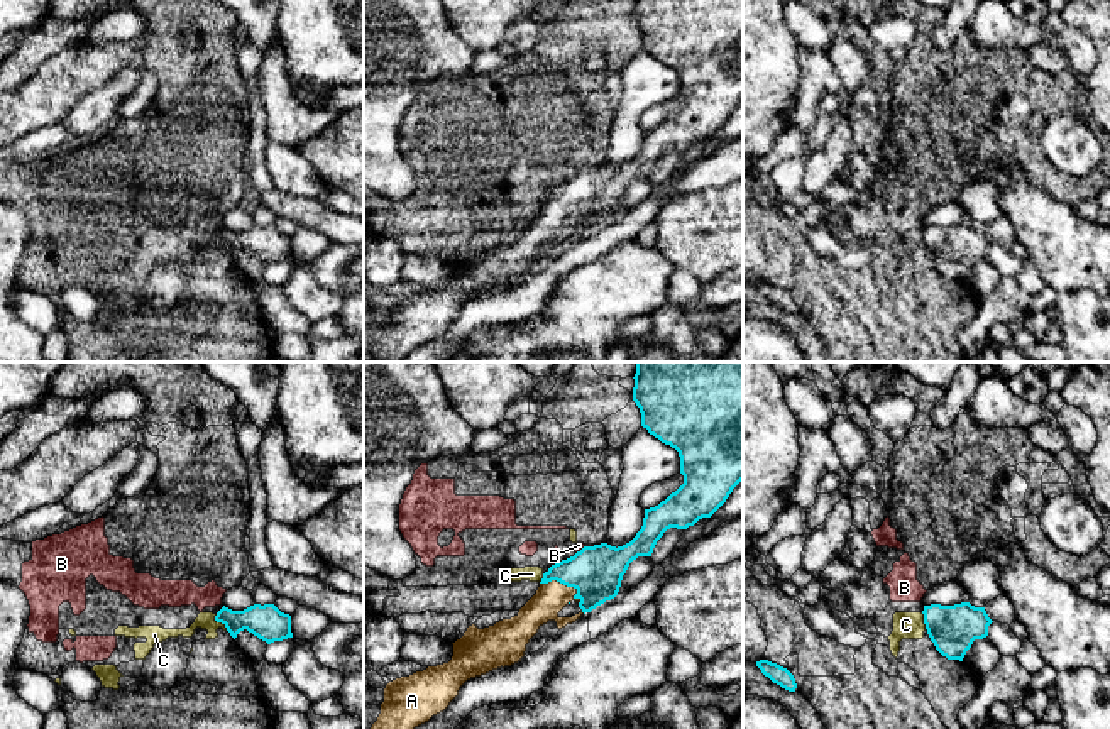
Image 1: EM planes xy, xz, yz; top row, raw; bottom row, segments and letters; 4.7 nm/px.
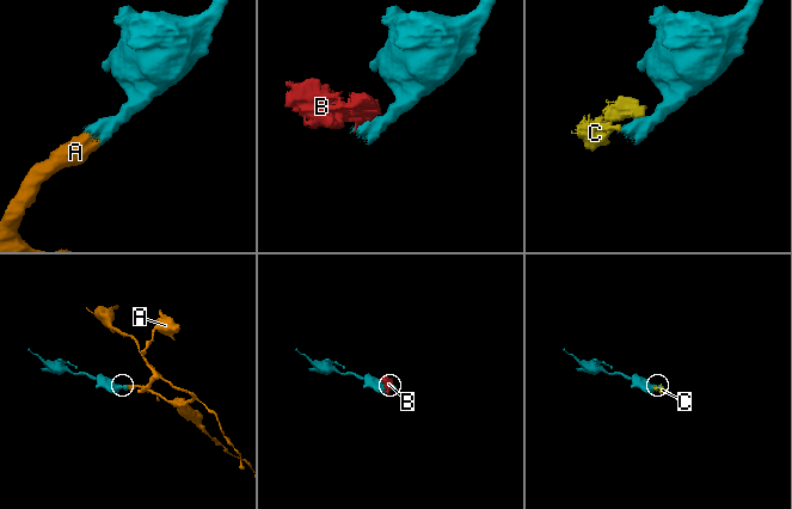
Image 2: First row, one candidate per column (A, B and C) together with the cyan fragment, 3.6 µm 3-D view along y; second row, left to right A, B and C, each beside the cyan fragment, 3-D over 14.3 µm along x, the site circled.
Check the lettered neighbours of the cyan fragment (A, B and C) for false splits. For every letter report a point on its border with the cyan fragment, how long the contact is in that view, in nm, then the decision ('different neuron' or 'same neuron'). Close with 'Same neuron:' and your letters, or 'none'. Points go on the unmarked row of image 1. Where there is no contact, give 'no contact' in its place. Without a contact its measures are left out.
A: contact xz (564, 205); length 220 nm; same neuron
B: contact xz (584, 168); length 100 nm; different neuron
C: contact xy (219, 242); length 100 nm; different neuron
Same neuron: A

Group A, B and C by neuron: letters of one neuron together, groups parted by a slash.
A / B C

